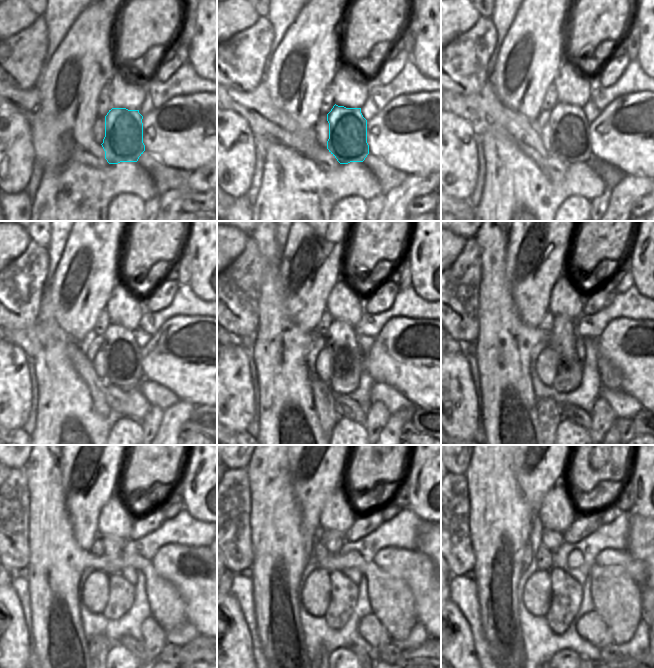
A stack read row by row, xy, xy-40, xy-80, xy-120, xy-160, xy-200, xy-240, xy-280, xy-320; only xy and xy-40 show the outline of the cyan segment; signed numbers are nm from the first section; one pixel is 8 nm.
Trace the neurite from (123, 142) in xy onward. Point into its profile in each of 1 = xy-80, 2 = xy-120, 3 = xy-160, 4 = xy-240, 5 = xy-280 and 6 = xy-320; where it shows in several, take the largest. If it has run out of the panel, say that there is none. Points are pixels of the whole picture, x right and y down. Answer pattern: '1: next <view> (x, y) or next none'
1: next xy-80 (570, 142)
2: next xy-120 (122, 353)
3: next xy-160 (347, 361)
4: next xy-240 (113, 545)
5: next xy-280 (333, 541)
6: next xy-320 (551, 539)

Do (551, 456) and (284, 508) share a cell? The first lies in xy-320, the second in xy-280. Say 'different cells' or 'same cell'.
different cells

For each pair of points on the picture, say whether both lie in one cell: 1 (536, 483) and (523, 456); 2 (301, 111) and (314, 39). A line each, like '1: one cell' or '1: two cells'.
1: one cell
2: one cell

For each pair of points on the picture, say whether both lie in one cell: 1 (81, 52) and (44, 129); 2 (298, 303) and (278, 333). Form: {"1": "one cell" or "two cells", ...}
{"1": "one cell", "2": "two cells"}

